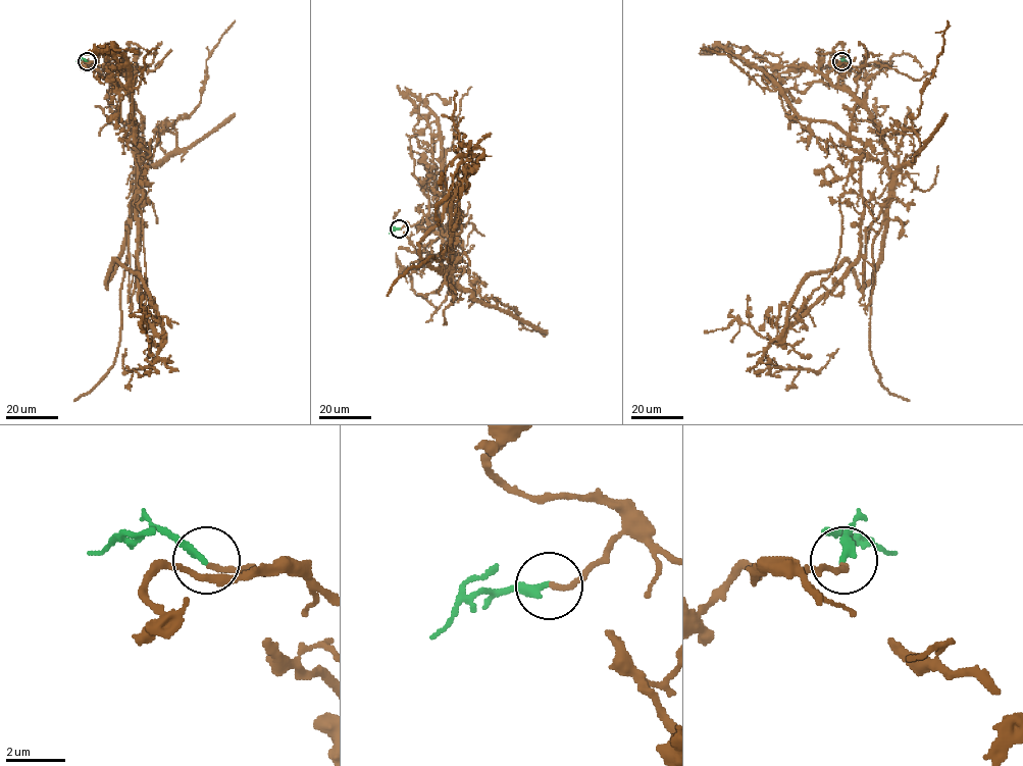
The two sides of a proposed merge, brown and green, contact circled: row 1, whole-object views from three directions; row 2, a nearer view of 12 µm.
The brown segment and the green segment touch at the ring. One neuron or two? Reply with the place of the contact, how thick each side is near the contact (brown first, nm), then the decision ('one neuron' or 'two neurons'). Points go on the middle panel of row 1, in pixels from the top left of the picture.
(399, 228) | 180/260 nm | one neuron

